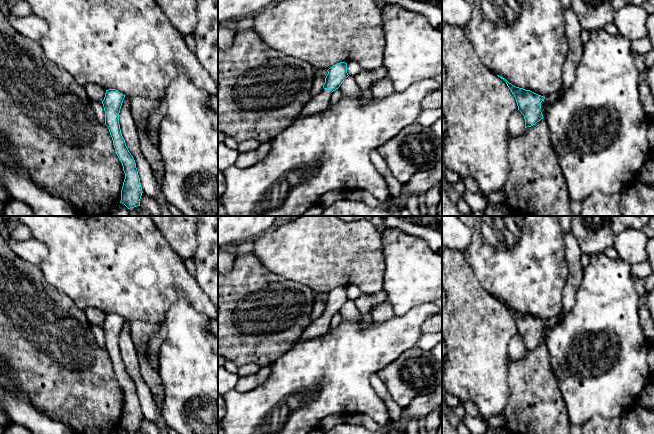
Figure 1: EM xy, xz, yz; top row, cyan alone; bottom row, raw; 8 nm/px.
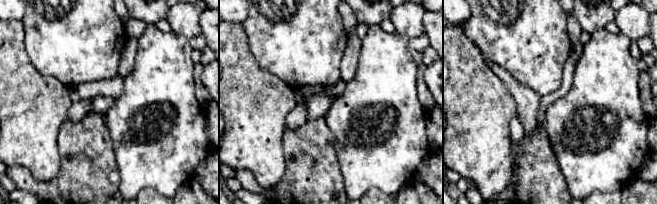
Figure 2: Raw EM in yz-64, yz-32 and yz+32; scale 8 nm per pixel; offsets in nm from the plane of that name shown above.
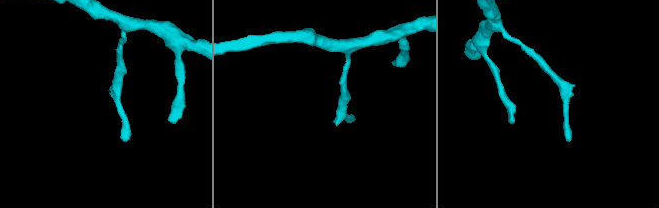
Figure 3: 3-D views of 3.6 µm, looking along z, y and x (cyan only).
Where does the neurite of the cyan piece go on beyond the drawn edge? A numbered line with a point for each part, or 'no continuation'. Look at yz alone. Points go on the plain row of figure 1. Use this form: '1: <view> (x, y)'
1: yz (544, 331)

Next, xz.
1: xz (318, 327)

